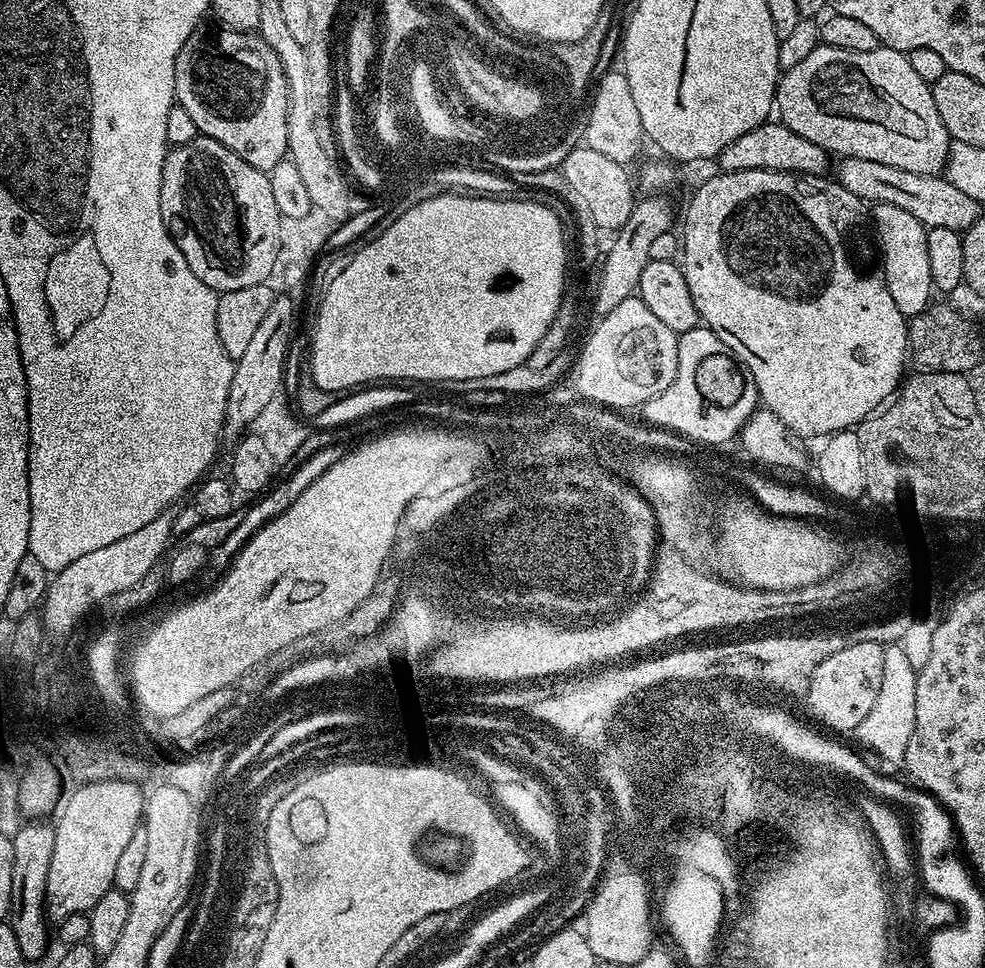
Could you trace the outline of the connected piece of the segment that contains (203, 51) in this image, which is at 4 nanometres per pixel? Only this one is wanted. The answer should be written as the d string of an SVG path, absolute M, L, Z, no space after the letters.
M197 30L190 34L190 38L186 38L174 66L175 103L184 108L186 114L190 114L197 133L214 138L214 142L222 142L226 150L234 150L238 158L250 162L250 166L267 173L271 172L274 166L278 166L280 160L288 156L286 128L288 83L286 74L278 72L279 61L274 58L264 58L264 48L258 50L258 58L248 56L244 32L239 32L234 40L226 36L218 44L214 44L214 42L206 42L206 30Z

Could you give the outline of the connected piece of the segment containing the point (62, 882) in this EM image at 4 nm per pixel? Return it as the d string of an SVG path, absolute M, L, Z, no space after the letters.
M102 781L79 785L75 791L77 792L69 800L67 797L63 801L55 817L57 820L54 820L56 830L54 858L50 858L50 874L46 878L44 891L46 916L52 922L65 920L70 914L79 912L87 914L94 906L94 902L98 902L102 894L106 894L113 888L114 870L118 867L118 857L122 854L122 850L126 850L130 838L134 838L134 834L142 826L144 819L146 796L139 784L131 784L128 781Z

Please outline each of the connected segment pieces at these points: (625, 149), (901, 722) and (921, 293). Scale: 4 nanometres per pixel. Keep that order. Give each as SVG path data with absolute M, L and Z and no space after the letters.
M619 69L612 70L599 77L595 87L590 109L584 125L585 145L611 158L619 164L629 165L638 154L645 134L642 130L642 118L639 117L638 106L634 103L634 94L631 93L629 80Z
M889 643L882 658L882 686L878 690L878 698L874 698L870 714L858 722L854 733L854 739L857 740L855 743L861 749L869 748L878 759L888 764L903 765L906 746L910 746L910 734L914 734L914 686L917 671L910 658L906 658L903 643Z
M878 204L871 209L871 216L877 222L877 232L884 239L882 262L886 266L886 277L891 285L899 308L912 312L915 316L924 312L933 303L934 289L930 278L930 258L926 251L926 234L928 229L914 214L902 210L899 206Z

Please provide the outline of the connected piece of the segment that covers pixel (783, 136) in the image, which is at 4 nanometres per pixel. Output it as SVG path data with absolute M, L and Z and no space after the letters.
M765 122L742 134L742 138L734 138L734 142L730 142L730 146L726 146L726 150L720 152L718 168L720 172L769 168L775 172L800 172L804 176L822 176L829 171L828 160L830 161L830 154L822 150L822 146L806 142L806 138L794 134L794 130L790 130L785 124Z

